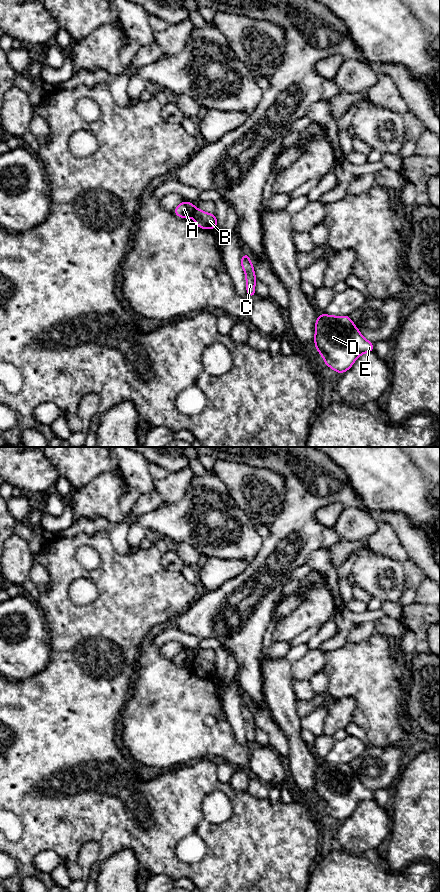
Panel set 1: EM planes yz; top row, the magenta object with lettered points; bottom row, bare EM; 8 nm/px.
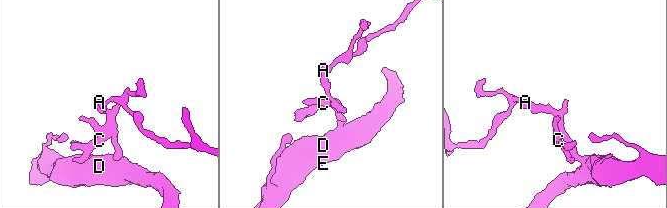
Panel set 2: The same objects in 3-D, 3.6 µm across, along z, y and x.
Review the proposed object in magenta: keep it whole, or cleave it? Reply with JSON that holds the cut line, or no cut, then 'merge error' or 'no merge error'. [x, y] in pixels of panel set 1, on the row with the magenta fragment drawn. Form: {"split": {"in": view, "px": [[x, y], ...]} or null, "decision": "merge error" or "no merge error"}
{"split": {"in": "yz", "px": [[196, 208], [192, 217]]}, "decision": "merge error"}

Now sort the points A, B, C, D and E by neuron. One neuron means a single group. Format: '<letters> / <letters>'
A / B C D E

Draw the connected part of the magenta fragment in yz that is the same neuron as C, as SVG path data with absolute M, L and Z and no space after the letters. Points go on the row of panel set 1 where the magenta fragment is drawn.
M245 252L241 258L241 266L245 272L245 276L246 276L247 294L253 299L253 298L255 298L254 293L255 293L256 276L255 276L253 265L251 263L251 260L250 260L247 252Z

